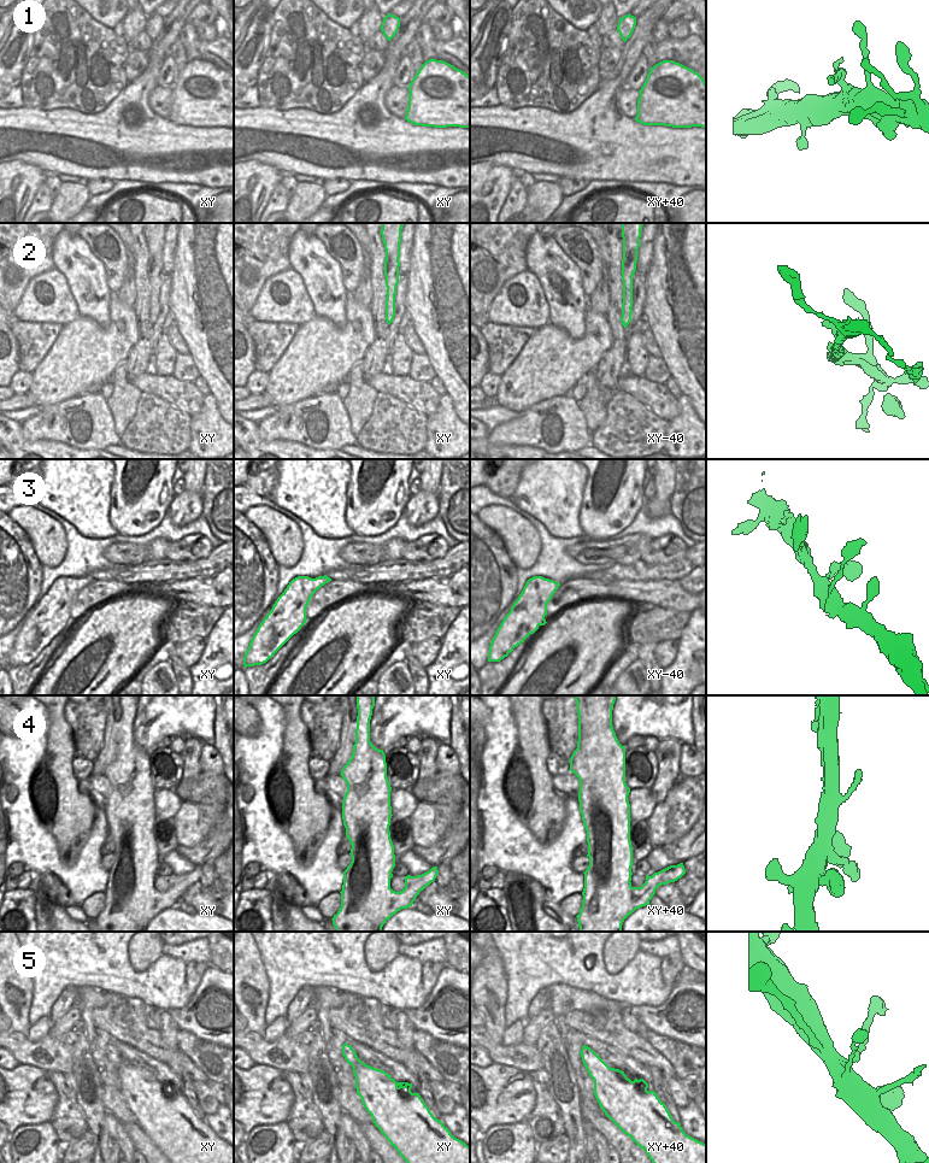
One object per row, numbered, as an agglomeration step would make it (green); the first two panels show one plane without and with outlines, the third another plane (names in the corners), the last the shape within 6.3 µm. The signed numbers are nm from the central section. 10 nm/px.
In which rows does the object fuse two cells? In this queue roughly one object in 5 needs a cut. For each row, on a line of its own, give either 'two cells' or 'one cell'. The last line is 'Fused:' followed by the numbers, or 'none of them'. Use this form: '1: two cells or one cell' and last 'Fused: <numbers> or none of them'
1: one cell
2: one cell
3: one cell
4: one cell
5: one cell
Fused: none of them

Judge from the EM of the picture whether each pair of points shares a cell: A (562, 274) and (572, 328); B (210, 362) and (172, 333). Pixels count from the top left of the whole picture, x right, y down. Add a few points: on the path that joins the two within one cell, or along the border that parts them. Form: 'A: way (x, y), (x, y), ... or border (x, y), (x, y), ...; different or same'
A: way (569, 287), (570, 315); same
B: border (175, 322), (189, 352); different

